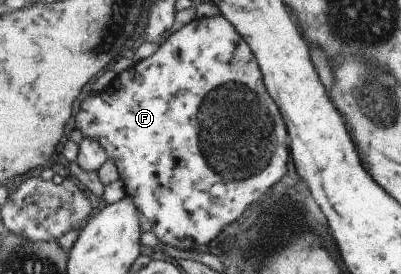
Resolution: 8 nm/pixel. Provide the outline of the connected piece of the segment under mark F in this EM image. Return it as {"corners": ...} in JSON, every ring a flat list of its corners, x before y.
{"corners":[[221,16,195,19,191,24,174,32,167,42,160,45,150,57,133,63,116,75,104,91,87,96,80,104,80,110,75,116,75,126,81,132,82,138,93,138,101,142,109,158,116,164,126,193,133,196,140,214,151,223,151,231,156,238,161,243,179,251,199,252,201,244,207,246,207,242,213,240,225,224,239,218,253,200,257,200,265,190,269,190,271,184,275,184,283,176,285,164,287,164,288,134,282,116,261,82,256,58,253,58,251,50,235,32,235,28]]}

